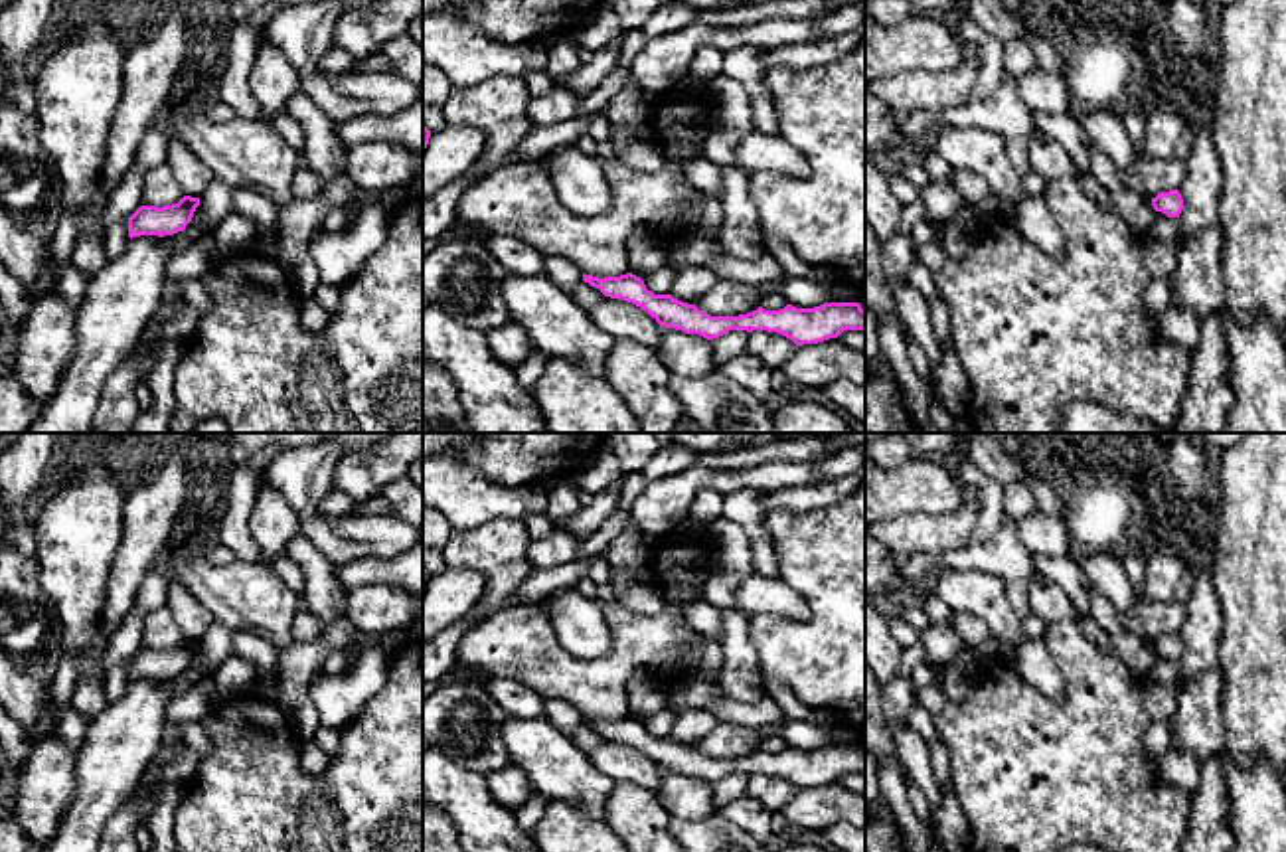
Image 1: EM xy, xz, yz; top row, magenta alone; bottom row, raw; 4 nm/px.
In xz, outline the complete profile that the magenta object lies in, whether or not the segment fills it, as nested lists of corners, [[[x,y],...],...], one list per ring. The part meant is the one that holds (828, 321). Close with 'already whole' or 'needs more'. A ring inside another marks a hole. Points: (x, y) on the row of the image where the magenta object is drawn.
[[[583,273],[583,281],[599,289],[604,297],[622,298],[644,308],[660,326],[685,334],[699,334],[707,340],[729,330],[766,330],[790,338],[796,346],[818,344],[838,338],[844,330],[865,332],[865,310],[859,302],[824,302],[814,308],[786,304],[780,310],[764,310],[739,316],[711,316],[695,304],[682,302],[672,295],[654,295],[644,281],[632,273],[620,277],[593,277]]]; already whole

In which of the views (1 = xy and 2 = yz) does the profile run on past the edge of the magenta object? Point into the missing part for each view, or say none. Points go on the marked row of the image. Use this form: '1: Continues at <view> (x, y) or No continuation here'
1: No continuation here
2: No continuation here

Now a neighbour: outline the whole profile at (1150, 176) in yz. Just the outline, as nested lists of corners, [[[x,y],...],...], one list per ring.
[[[1140,156],[1132,172],[1120,172],[1126,190],[1144,198],[1156,198],[1162,192],[1179,190],[1187,176],[1187,164],[1181,158],[1156,160]]]

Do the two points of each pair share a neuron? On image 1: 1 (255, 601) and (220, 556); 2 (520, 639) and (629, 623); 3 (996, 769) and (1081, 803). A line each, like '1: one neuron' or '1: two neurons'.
1: two neurons
2: one neuron
3: one neuron

